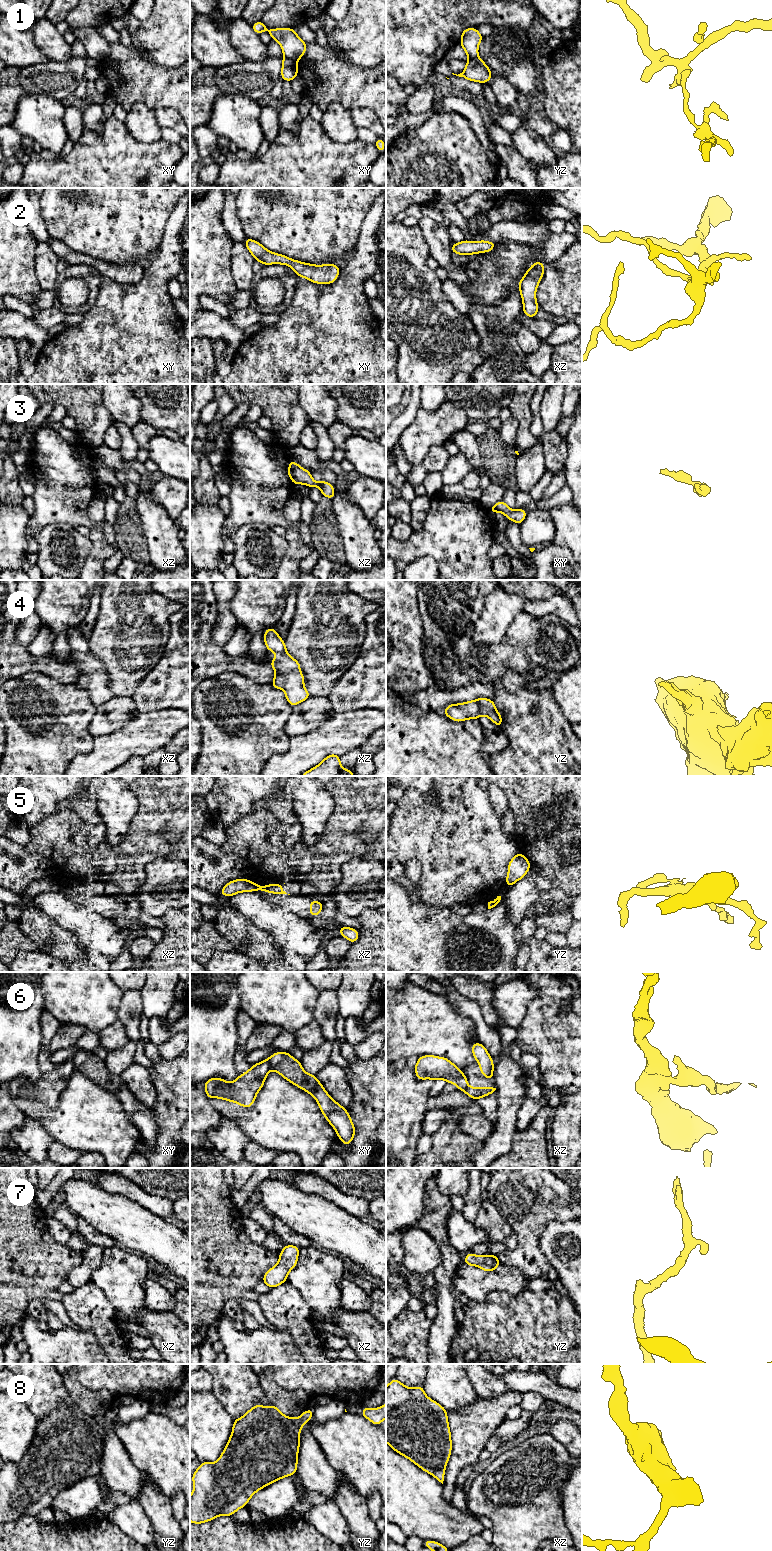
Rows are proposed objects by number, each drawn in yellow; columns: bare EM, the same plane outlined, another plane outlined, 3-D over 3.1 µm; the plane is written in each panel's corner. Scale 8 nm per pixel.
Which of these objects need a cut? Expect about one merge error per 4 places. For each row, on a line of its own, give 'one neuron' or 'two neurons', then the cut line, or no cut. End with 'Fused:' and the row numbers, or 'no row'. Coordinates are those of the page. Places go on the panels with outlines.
1: two neurons; cut in xy along (284, 56), (296, 61)
2: one neuron; no cut
3: one neuron; no cut
4: one neuron; no cut
5: two neurons; cut in xz along (259, 887), (260, 889)
6: two neurons; cut in xy along (268, 1059), (271, 1068)
7: one neuron; no cut
8: one neuron; no cut
Fused: 1, 5, 6

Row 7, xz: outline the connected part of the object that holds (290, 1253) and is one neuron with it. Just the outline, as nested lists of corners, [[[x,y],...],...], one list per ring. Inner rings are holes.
[[[285,1245],[279,1254],[279,1261],[263,1276],[262,1282],[271,1289],[287,1281],[290,1270],[297,1266],[300,1248],[294,1245]]]

